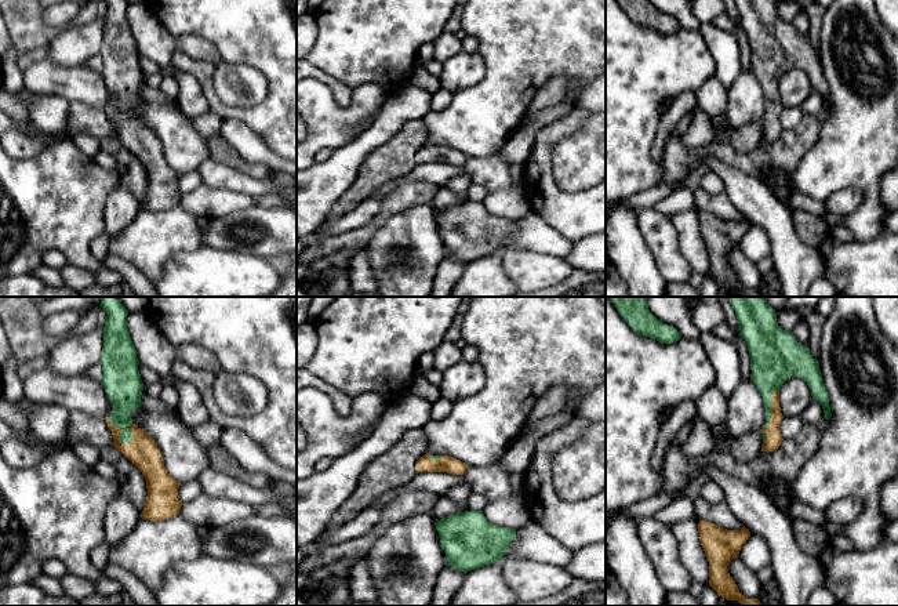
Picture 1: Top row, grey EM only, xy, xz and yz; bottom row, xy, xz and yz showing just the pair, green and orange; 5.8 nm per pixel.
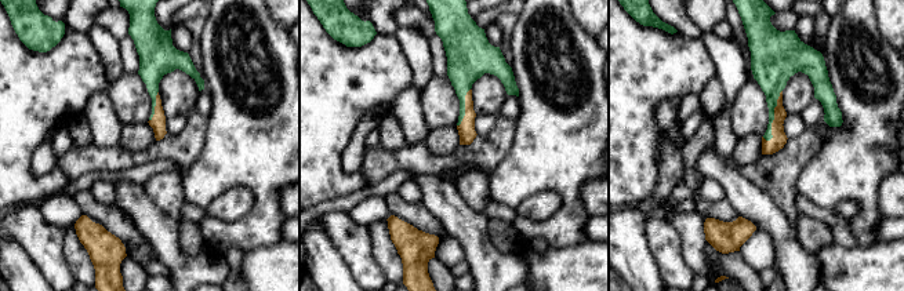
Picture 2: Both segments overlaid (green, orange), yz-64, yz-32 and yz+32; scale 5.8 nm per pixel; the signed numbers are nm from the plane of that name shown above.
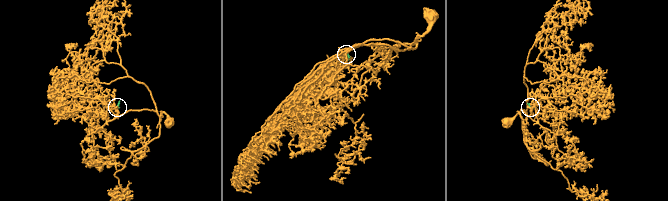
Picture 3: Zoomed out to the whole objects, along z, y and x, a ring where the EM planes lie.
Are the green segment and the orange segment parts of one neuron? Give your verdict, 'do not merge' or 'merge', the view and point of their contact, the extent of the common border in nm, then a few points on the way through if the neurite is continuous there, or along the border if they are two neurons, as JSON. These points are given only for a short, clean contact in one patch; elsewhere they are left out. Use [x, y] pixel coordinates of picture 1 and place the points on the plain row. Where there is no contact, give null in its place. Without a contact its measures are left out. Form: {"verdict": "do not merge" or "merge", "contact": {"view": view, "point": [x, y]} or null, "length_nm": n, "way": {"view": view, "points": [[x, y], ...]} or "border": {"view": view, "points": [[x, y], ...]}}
{"verdict": "merge", "contact": {"view": "yz", "point": [770, 106]}, "length_nm": 320, "way": {"view": "yz", "points": [[769, 64], [770, 106], [771, 126], [774, 129]]}}

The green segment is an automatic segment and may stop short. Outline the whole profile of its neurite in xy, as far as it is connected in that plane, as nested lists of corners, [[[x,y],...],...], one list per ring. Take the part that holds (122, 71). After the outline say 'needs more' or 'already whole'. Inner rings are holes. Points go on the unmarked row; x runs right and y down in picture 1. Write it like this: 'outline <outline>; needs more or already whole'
outline [[[103,0],[102,75],[113,95],[113,105],[103,109],[121,142],[146,170],[146,193],[142,210],[161,213],[179,204],[179,175],[166,160],[163,146],[150,126],[134,115],[131,104],[141,98],[143,73],[139,51],[127,19],[127,0]]]; needs more

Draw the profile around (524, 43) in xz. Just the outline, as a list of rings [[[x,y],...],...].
[[[468,0],[462,29],[480,41],[484,77],[454,92],[447,109],[429,110],[421,121],[426,127],[428,145],[450,146],[468,157],[486,159],[499,153],[523,123],[532,99],[553,77],[563,76],[567,80],[566,97],[575,104],[583,90],[606,72],[606,0]]]

